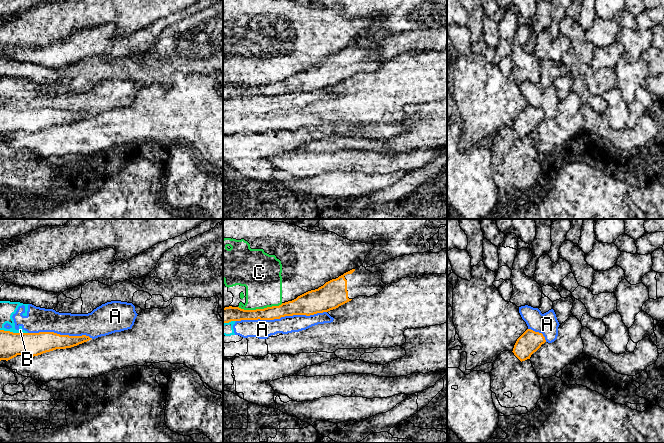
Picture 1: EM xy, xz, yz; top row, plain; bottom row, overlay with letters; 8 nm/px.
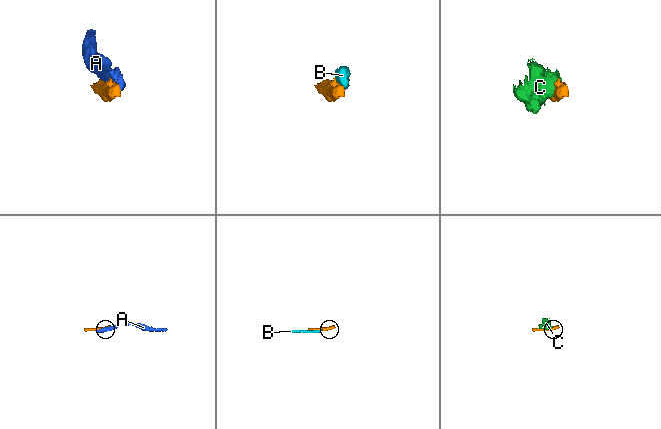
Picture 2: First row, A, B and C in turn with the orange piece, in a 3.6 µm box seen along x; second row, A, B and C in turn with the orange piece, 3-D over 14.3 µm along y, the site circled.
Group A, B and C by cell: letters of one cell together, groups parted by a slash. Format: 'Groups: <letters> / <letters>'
Groups: A B / C

